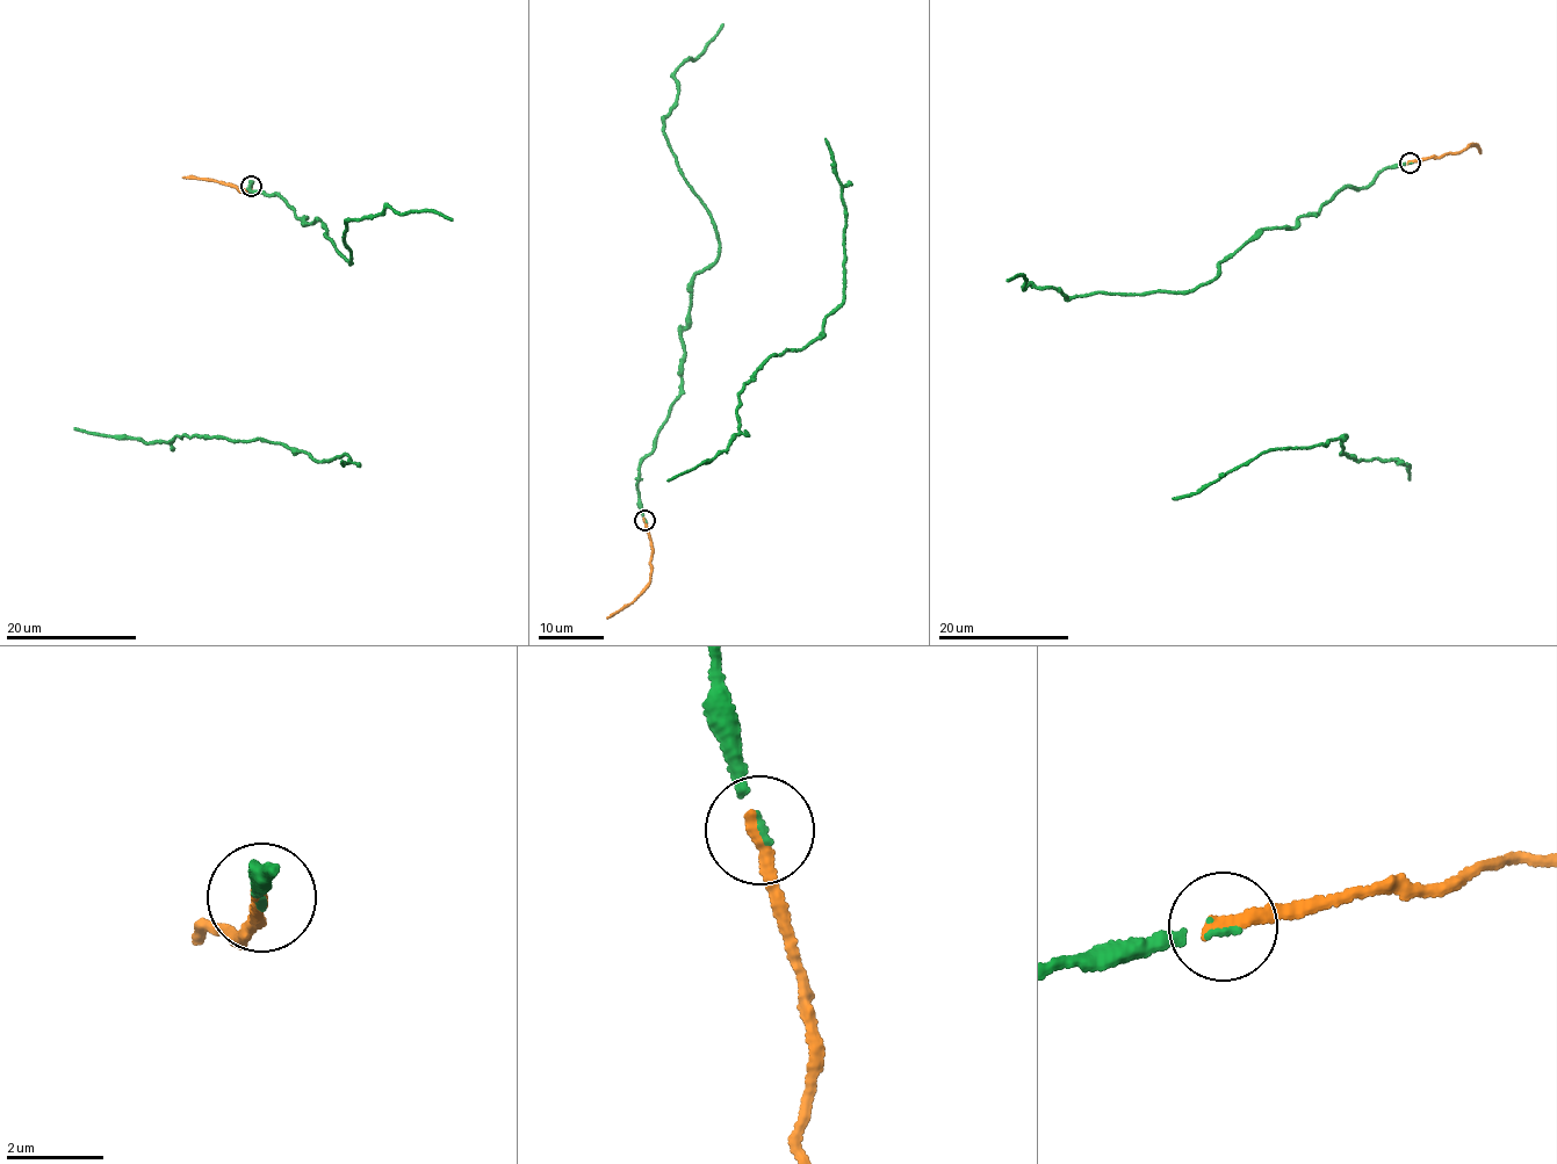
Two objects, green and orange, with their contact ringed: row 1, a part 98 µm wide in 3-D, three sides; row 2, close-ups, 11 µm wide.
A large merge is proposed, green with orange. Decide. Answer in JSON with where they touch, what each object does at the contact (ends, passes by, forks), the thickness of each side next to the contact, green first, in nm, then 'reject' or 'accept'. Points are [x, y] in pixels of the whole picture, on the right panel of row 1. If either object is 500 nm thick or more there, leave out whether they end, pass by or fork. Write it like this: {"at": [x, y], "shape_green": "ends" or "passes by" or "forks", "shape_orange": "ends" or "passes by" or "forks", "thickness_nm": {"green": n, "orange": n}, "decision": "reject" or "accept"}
{"at": [1410, 163], "shape_green": "ends", "shape_orange": "ends", "thickness_nm": {"green": 110, "orange": 300}, "decision": "accept"}

